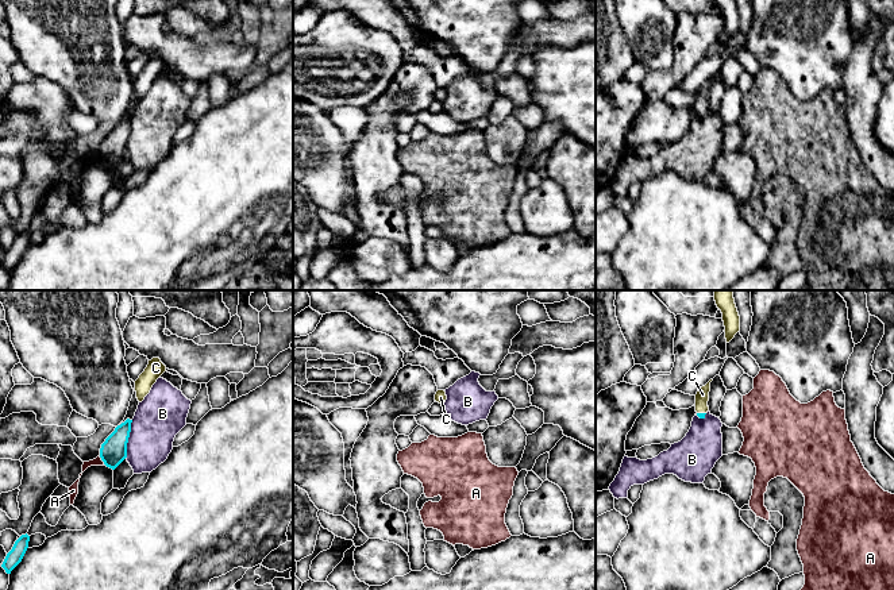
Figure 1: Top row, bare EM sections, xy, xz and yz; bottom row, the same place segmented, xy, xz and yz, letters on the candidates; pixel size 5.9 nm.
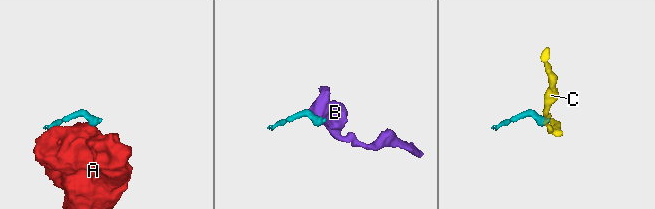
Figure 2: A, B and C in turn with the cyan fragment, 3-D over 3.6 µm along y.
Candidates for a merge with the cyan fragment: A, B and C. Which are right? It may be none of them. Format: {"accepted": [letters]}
{"accepted": ["C"]}

